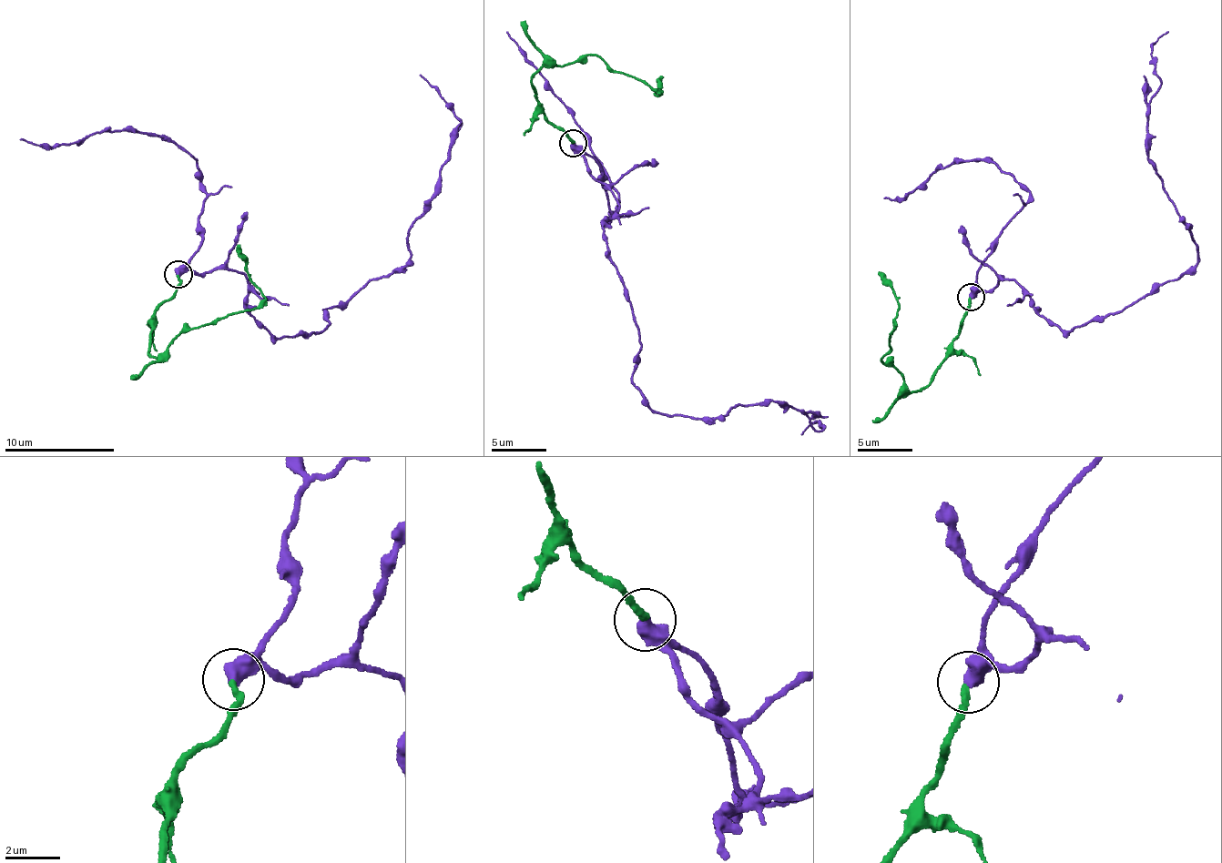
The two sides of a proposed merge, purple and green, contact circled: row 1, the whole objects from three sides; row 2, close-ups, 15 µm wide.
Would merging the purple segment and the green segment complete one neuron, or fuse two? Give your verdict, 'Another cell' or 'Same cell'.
Same cell

